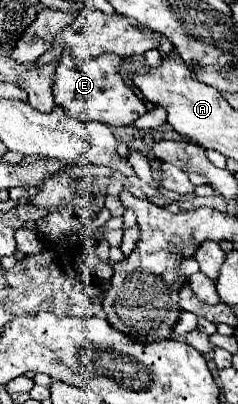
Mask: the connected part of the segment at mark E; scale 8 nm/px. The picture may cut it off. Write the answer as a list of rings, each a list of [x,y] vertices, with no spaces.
[[[63,51],[57,65],[57,73],[55,73],[55,87],[53,87],[55,103],[63,105],[63,109],[69,115],[75,115],[79,119],[101,121],[115,127],[133,123],[147,109],[145,109],[143,99],[137,97],[129,85],[125,85],[119,73],[121,63],[123,59],[119,59],[117,55],[101,55],[101,57],[81,63],[81,61],[71,59],[69,51]]]

